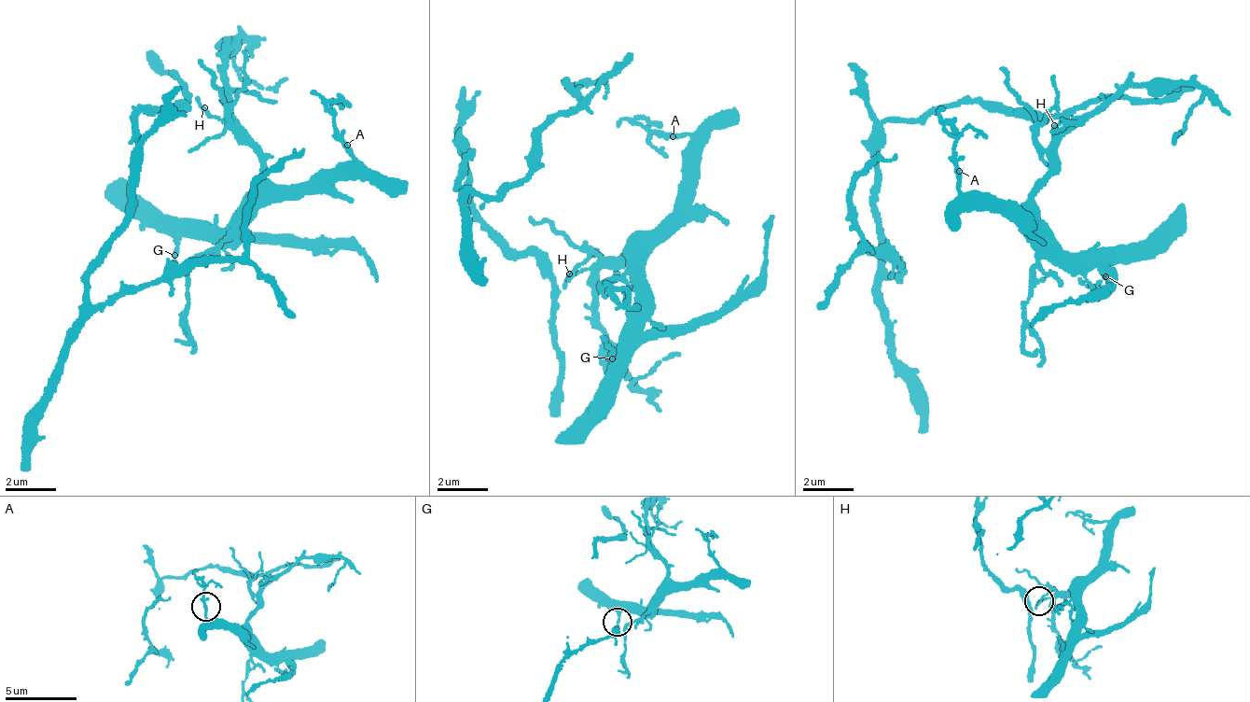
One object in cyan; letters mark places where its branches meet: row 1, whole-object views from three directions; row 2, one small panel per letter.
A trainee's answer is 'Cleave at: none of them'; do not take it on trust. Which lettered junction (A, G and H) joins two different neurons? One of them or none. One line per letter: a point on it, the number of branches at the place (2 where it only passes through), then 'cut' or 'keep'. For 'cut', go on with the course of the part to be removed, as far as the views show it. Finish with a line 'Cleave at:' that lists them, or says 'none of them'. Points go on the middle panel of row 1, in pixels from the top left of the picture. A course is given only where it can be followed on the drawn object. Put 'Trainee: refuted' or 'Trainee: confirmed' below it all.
A: at (673, 136); 2 branches meet; keep
G: at (612, 358); 2 branches meet; keep
H: at (569, 273); 2 branches meet; cut; foreign part runs (572, 275), (478, 211), (463, 148), (476, 156), (457, 185), (507, 192), (577, 103), (564, 80), (605, 95)
Cleave at: H
Trainee: refuted

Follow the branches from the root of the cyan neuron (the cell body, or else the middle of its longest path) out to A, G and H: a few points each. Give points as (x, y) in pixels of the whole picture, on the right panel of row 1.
A: (932, 114), (960, 103), (992, 105), (1057, 127), (1055, 163), (1024, 215), (978, 201), (959, 171)
G: (932, 114), (960, 103), (1052, 119), (1055, 163), (1035, 192), (1035, 217), (1069, 254), (1096, 251), (1105, 276)
H: (932, 114), (960, 103), (992, 105), (1000, 112), (1052, 119), (1057, 127)

